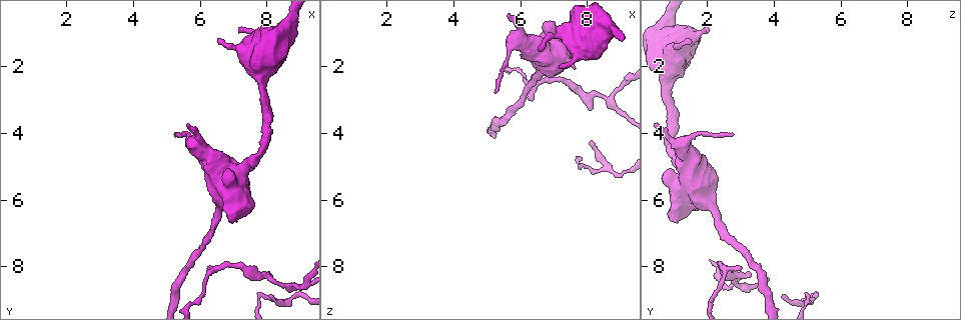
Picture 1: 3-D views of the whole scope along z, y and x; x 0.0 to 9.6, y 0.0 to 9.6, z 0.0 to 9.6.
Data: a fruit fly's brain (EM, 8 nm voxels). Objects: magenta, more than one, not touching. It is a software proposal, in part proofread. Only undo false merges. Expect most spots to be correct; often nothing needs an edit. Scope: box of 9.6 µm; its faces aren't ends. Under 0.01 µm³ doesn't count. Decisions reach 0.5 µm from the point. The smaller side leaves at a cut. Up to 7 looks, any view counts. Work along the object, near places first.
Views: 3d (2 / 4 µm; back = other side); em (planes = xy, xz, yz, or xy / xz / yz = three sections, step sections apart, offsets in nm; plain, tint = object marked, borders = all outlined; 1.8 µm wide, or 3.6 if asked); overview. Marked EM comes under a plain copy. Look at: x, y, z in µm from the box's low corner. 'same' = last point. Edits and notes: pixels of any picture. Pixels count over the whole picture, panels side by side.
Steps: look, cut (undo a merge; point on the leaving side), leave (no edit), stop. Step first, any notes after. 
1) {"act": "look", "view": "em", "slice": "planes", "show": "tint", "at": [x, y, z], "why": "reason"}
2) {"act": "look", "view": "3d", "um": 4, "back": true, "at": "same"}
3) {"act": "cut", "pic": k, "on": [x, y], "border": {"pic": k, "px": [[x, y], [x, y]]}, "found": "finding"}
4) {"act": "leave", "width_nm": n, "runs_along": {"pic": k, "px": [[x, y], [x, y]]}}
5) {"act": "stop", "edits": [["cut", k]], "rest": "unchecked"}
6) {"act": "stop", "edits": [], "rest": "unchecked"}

{"act": "look", "view": "em", "um": 3.6, "slice": "planes", "show": "borders", "at": [7.20, 6.00, 1.30], "why": "abrupt turn"}

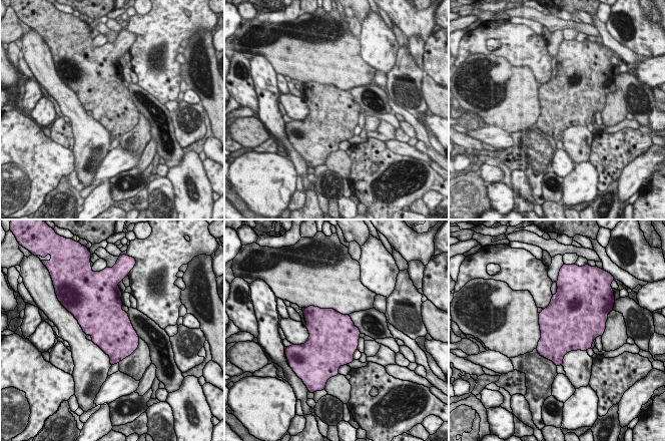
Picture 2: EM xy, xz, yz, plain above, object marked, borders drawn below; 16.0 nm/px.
{"act": "leave", "width_nm": 700, "found": "all the same cell"}

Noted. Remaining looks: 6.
{"act": "look", "view": "3d", "um": 4, "at": [5.90, 4.40, 1.25]}

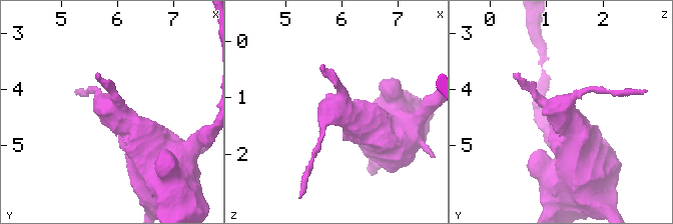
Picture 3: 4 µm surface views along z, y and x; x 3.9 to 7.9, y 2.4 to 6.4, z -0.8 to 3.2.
{"act": "look", "view": "em", "um": 3.6, "slice": "planes", "show": "borders", "at": [5.95, 4.40, 1.20], "why": "need the tissue"}

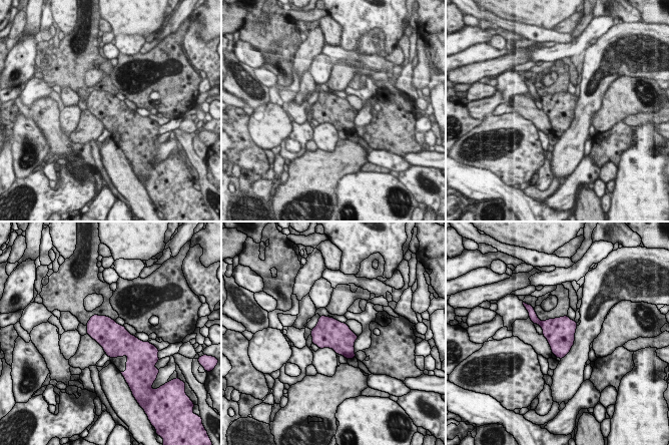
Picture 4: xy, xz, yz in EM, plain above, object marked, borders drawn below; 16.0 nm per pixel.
{"act": "leave", "found": "all the same cell"}

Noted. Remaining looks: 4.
{"act": "look", "view": "em", "slice": "planes", "show": "tint", "at": [8.65, 8.60, 2.95], "why": "three-way junction"}

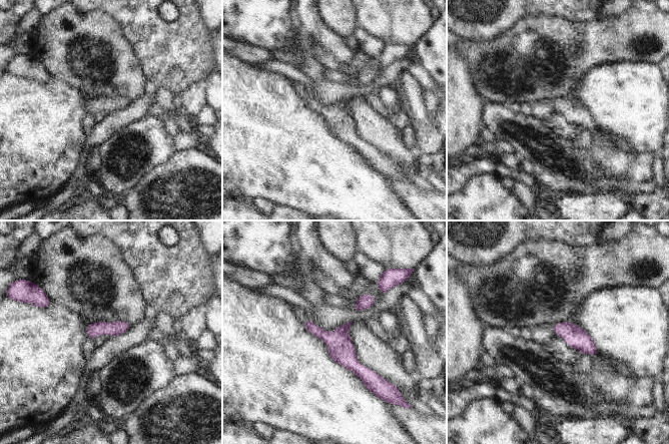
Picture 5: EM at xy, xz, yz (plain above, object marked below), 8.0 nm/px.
{"act": "leave", "runs_along": {"pic": 5, "px": [[306, 325], [325, 336], [373, 379]]}, "found": "all the same cell"}

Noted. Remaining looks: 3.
{"act": "stop", "edits": [], "rest": "unchecked"}

